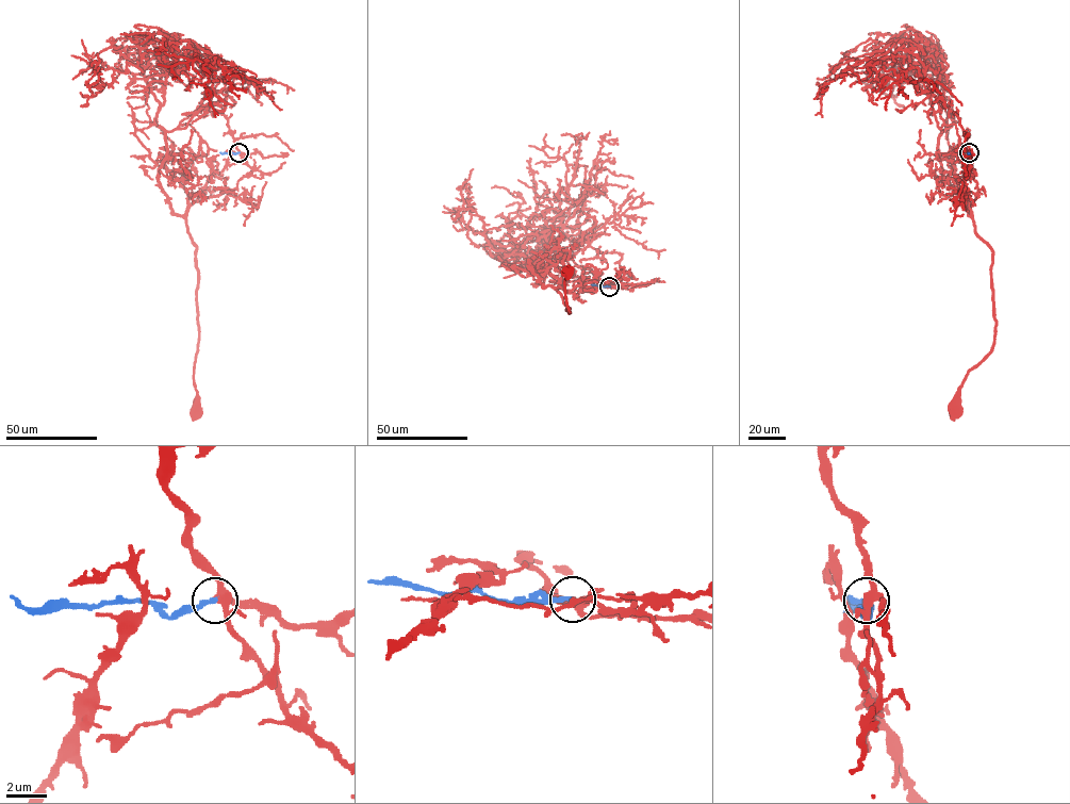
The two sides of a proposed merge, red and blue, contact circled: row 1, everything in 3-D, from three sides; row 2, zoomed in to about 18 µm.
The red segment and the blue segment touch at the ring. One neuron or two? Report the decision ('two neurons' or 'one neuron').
one neuron

